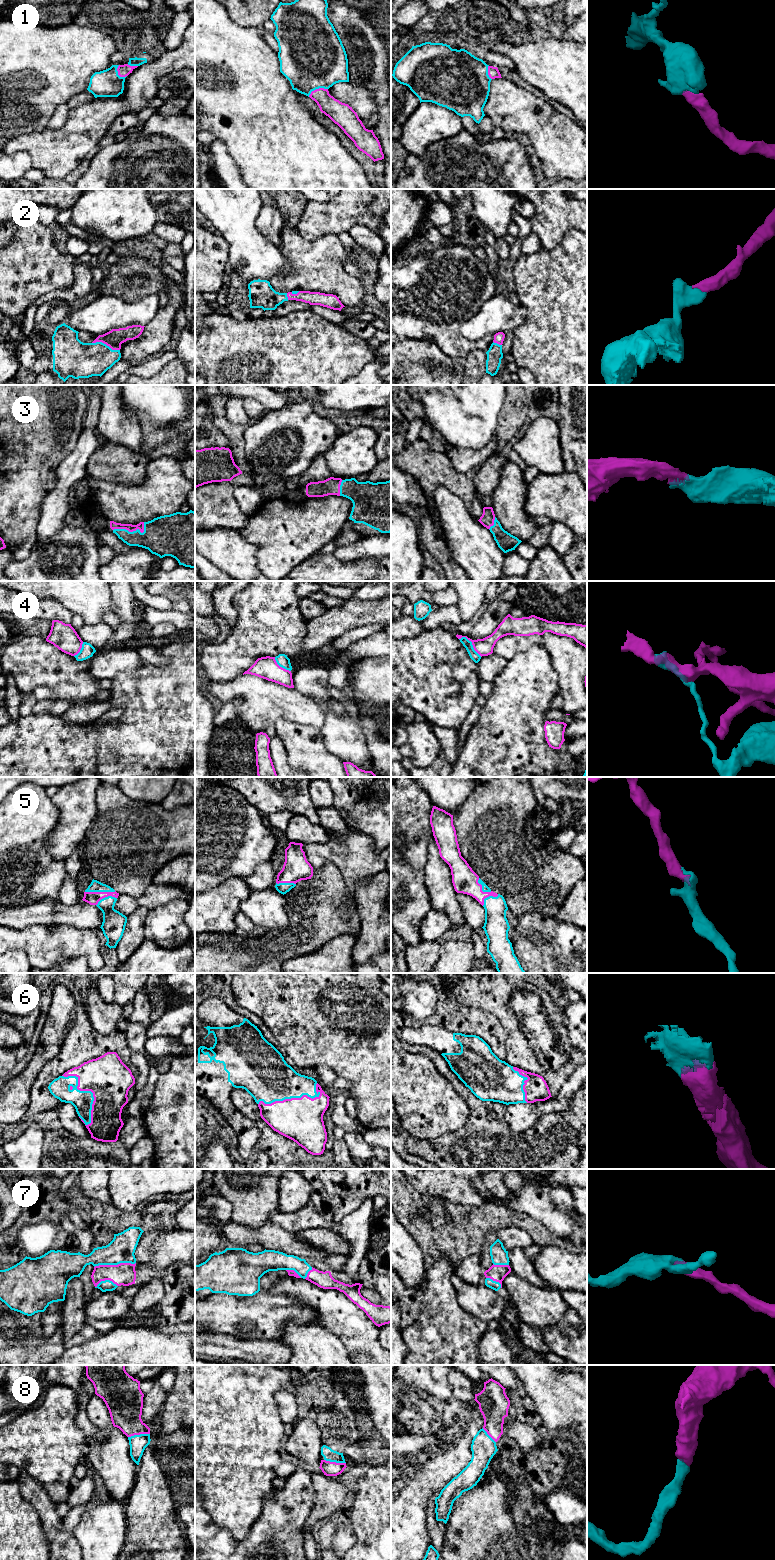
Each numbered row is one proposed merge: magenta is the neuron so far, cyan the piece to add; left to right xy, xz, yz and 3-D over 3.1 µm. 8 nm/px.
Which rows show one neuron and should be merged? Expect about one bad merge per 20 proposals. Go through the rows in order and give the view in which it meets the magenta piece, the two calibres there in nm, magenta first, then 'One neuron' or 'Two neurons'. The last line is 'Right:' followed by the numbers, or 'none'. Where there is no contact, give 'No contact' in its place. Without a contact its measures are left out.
1: Touches magenta in xz. Thickness 170 nm (magenta) against 480 nm. One neuron
2: Touches magenta in xy. Thickness 140 nm (magenta) against 280 nm. One neuron
3: Touches magenta in xy. Thickness 60 nm (magenta) against 320 nm. One neuron
4: Touches magenta in yz. Thickness 140 nm (magenta) against 70 nm. Two neurons
5: Touches magenta in xy. Thickness 100 nm (magenta) against 90 nm. One neuron
6: Touches magenta in xy. Thickness 360 nm (magenta) against 160 nm. One neuron
7: Touches magenta in xy. Thickness 180 nm (magenta) against 220 nm. One neuron
8: Touches magenta in xy. Thickness 280 nm (magenta) against 140 nm. One neuron
Right: 1, 2, 3, 5, 6, 7, 8

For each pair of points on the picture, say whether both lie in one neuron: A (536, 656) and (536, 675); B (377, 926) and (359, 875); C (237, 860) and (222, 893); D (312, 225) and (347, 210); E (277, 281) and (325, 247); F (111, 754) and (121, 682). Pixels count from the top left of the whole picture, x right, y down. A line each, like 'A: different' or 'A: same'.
A: same
B: different
C: different
D: same
E: same
F: same

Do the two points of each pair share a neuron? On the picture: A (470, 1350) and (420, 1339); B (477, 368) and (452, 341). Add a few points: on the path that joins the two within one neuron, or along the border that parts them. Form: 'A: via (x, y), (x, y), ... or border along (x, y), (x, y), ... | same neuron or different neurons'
A: via (458, 1350), (448, 1350), (439, 1341), (432, 1339) | same neuron
B: border along (485, 352), (472, 350), (465, 358) | different neurons

